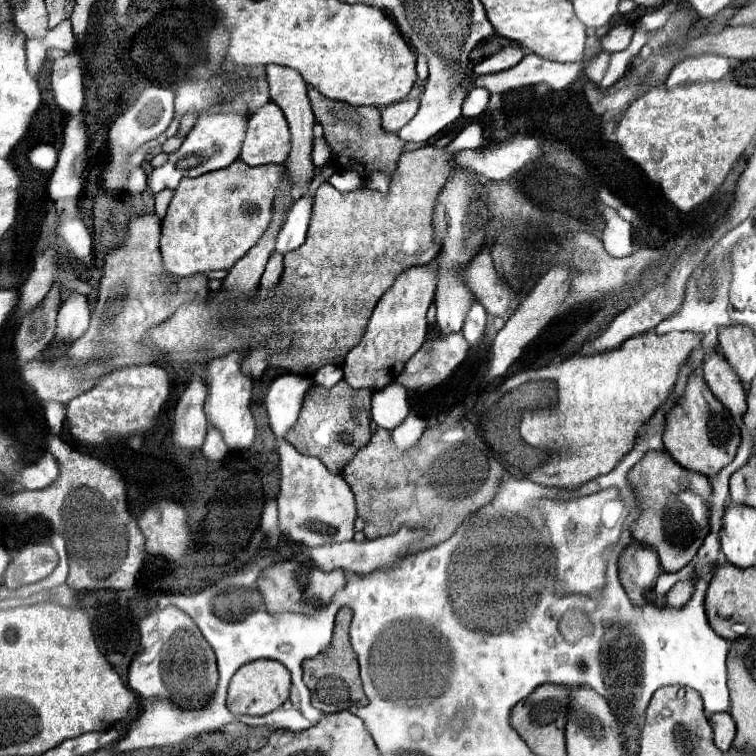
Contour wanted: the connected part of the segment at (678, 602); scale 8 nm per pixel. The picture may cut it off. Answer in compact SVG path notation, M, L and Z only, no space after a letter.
M695 575L689 577L689 579L683 579L683 581L679 581L679 583L675 583L675 585L671 587L671 591L667 593L663 605L675 607L675 609L683 607L683 605L691 599L691 595L693 595L693 579L695 579Z

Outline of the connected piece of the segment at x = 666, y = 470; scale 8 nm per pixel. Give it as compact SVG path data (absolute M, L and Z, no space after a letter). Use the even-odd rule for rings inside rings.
M649 451L631 469L629 475L631 475L629 477L631 483L637 485L637 491L641 497L641 509L643 509L643 515L639 517L639 521L635 521L631 525L631 533L633 533L635 541L639 541L641 545L653 547L657 551L659 561L661 561L665 571L669 571L669 573L681 571L697 555L707 531L701 529L693 521L689 507L685 503L681 503L677 499L677 495L681 491L691 489L695 495L709 499L709 495L711 495L709 479L699 475L699 473L691 473L685 467L679 467L679 463L675 463L675 459L671 459L671 455L667 451Z

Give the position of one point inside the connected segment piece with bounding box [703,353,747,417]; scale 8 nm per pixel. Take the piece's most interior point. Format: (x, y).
(720, 377)

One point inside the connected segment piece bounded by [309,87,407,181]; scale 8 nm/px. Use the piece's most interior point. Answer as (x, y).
(359, 143)

